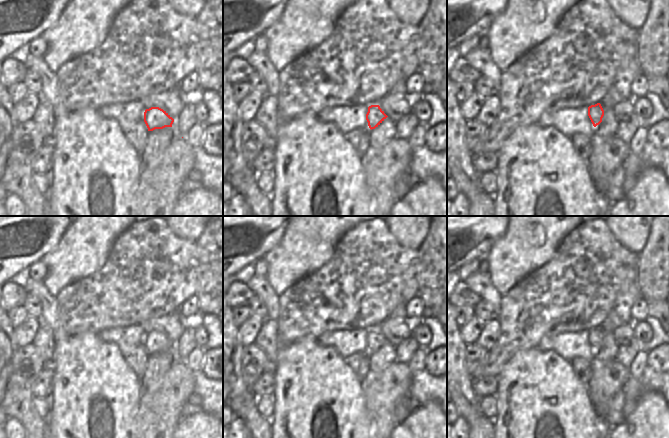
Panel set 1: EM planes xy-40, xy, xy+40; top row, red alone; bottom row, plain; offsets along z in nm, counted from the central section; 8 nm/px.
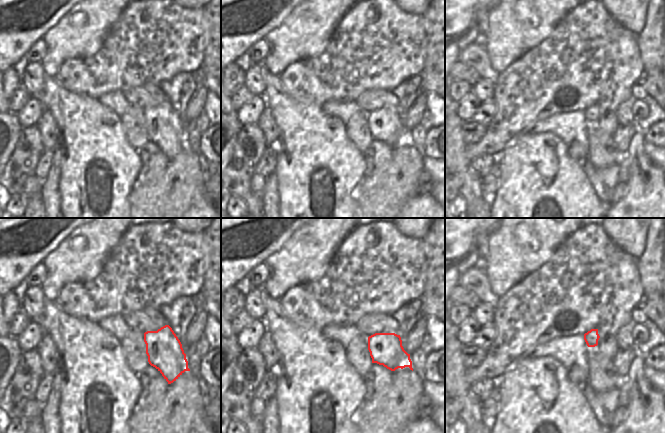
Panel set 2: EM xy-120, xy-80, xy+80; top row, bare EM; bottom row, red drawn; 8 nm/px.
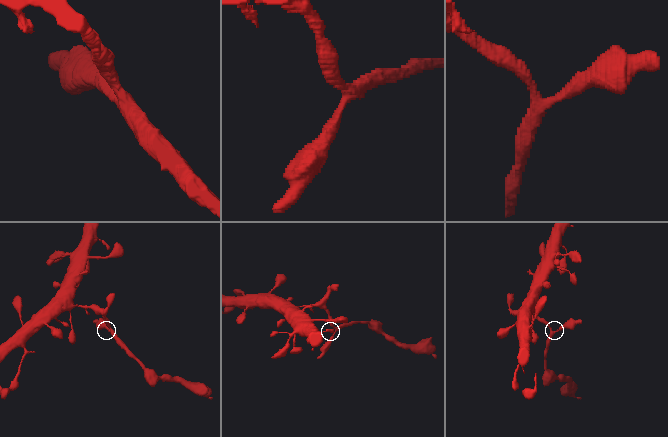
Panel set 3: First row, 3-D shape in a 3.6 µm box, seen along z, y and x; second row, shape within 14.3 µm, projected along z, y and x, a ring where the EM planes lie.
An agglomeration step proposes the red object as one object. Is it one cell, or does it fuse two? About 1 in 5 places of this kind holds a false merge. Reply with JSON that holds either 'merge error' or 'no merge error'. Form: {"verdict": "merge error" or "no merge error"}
{"verdict": "no merge error"}

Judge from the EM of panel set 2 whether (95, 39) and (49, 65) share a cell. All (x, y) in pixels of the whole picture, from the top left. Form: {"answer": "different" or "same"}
{"answer": "same"}

